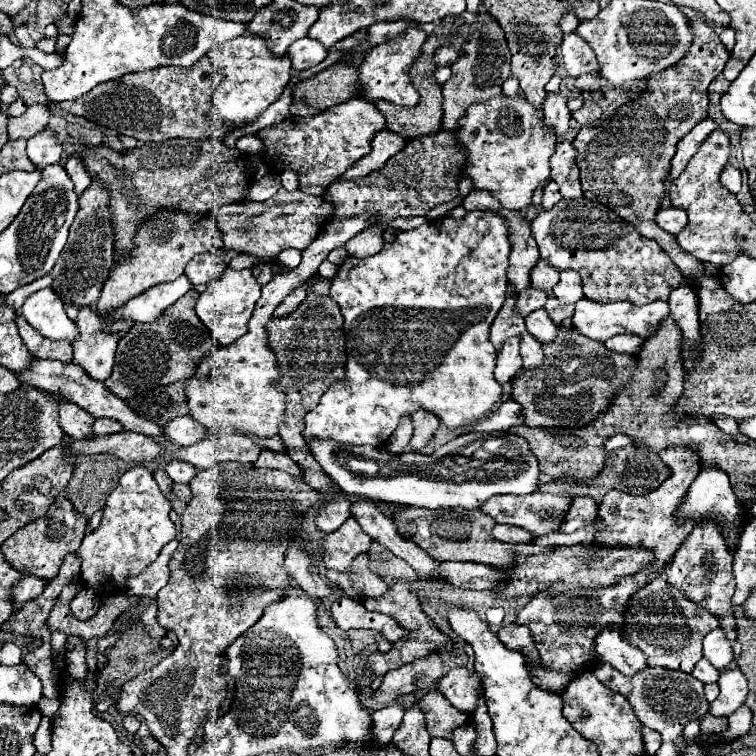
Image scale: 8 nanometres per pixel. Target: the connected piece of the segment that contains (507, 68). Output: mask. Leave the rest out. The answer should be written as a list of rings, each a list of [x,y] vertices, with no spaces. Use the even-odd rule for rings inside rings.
[[[477,13],[477,19],[469,25],[467,43],[459,49],[459,59],[451,65],[451,71],[451,79],[443,85],[443,129],[455,131],[465,109],[471,103],[483,103],[501,95],[501,83],[511,75],[511,51],[503,29],[491,13]]]

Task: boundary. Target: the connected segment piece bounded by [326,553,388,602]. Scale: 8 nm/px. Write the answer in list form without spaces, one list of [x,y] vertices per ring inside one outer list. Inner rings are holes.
[[[361,553],[352,562],[354,571],[326,570],[326,577],[339,585],[347,596],[361,601],[363,597],[378,597],[387,591],[387,584],[369,570],[369,553]]]

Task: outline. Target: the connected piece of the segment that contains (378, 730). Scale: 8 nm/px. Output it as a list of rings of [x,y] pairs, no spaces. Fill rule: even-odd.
[[[391,703],[391,705],[385,705],[383,709],[373,711],[371,715],[373,725],[371,725],[371,739],[369,739],[373,747],[383,747],[391,741],[395,729],[403,719],[403,713],[405,709],[399,703]]]

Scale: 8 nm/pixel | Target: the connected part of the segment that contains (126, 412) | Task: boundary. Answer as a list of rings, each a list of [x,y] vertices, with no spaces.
[[[33,359],[29,369],[23,369],[21,373],[15,373],[15,375],[21,381],[21,385],[33,385],[33,387],[41,387],[41,389],[47,389],[47,391],[59,391],[61,395],[65,395],[69,401],[77,403],[81,409],[85,409],[93,417],[109,417],[109,419],[119,421],[127,431],[143,433],[143,435],[149,435],[149,437],[163,437],[163,427],[161,425],[135,415],[119,397],[115,397],[103,385],[99,385],[99,381],[91,381],[91,377],[87,377],[83,373],[83,369],[79,369],[79,365],[75,365],[75,363],[63,365],[59,361]]]

